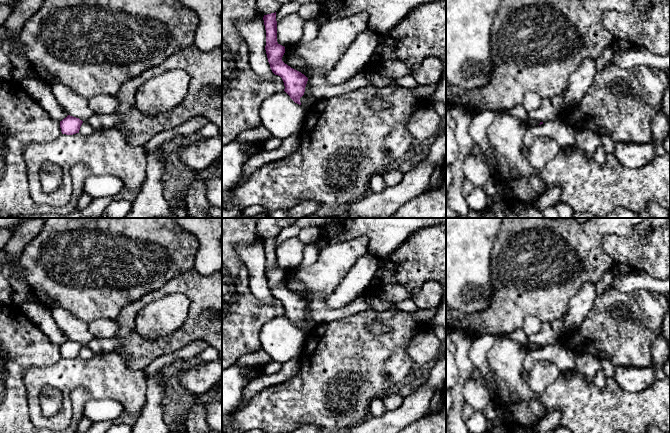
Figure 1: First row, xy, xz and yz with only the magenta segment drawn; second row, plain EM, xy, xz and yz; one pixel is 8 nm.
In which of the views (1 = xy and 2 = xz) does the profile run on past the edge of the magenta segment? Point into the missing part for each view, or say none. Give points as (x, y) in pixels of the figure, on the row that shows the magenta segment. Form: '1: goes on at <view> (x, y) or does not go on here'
1: does not go on here
2: does not go on here

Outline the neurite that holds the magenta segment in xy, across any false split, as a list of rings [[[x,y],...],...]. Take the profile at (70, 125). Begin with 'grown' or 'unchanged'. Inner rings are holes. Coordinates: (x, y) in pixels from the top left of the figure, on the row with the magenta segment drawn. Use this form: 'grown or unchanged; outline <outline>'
unchanged; outline [[[68,115],[62,121],[60,121],[60,128],[62,134],[73,135],[79,133],[80,127],[83,121],[79,118]]]

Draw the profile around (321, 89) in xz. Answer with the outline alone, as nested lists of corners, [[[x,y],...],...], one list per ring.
[[[360,71],[352,78],[341,84],[330,84],[324,79],[324,74],[311,76],[308,78],[308,83],[312,87],[313,95],[318,99],[326,99],[334,96],[347,94],[360,87],[375,86],[384,87],[396,85],[405,88],[414,88],[418,86],[418,82],[412,75],[405,75],[398,79],[381,76],[377,73],[368,73]]]

